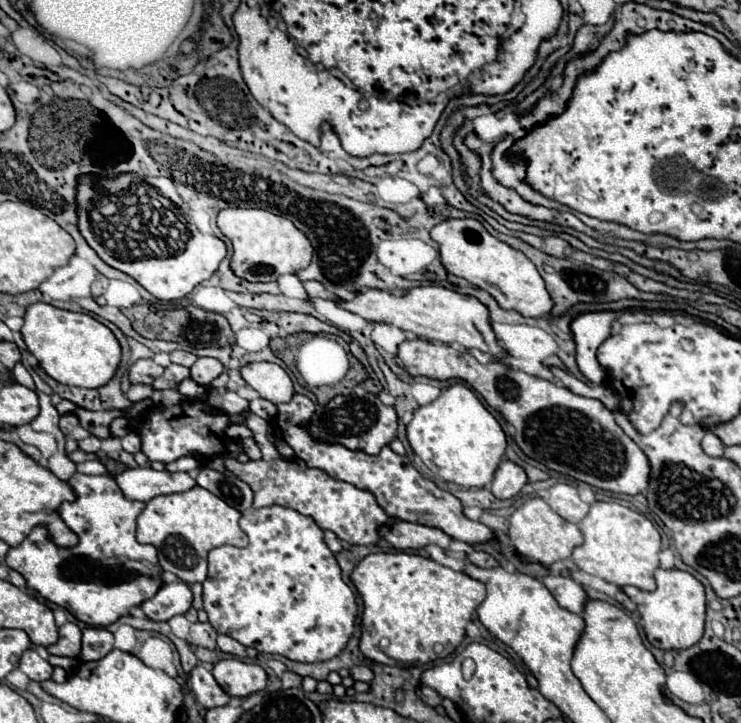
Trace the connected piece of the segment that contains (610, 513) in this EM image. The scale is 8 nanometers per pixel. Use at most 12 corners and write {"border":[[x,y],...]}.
{"border":[[597,501],[571,559],[619,587],[657,587],[661,535],[647,517]]}

